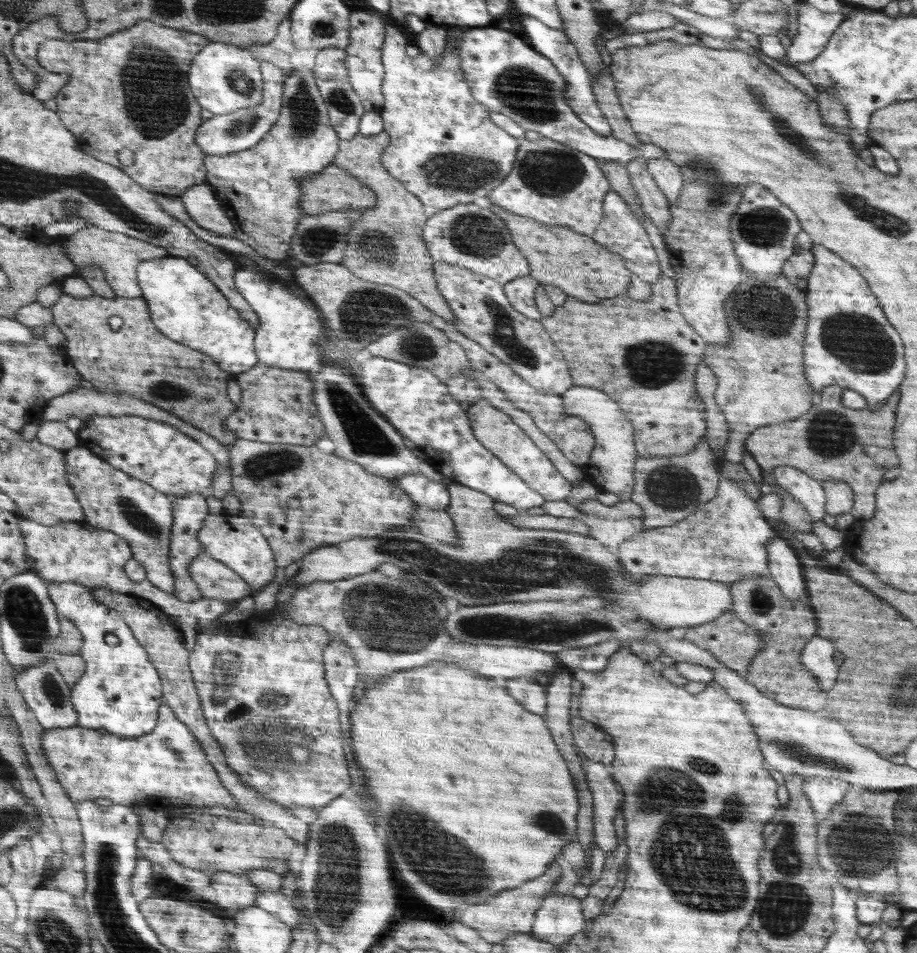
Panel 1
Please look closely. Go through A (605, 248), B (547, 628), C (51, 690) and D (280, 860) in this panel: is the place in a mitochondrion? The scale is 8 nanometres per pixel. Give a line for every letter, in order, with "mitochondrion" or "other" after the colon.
A: other
B: mitochondrion
C: mitochondrion
D: other

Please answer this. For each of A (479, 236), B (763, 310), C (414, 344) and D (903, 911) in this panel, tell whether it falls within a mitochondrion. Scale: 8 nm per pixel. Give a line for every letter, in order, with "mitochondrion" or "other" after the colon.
A: mitochondrion
B: mitochondrion
C: mitochondrion
D: other

